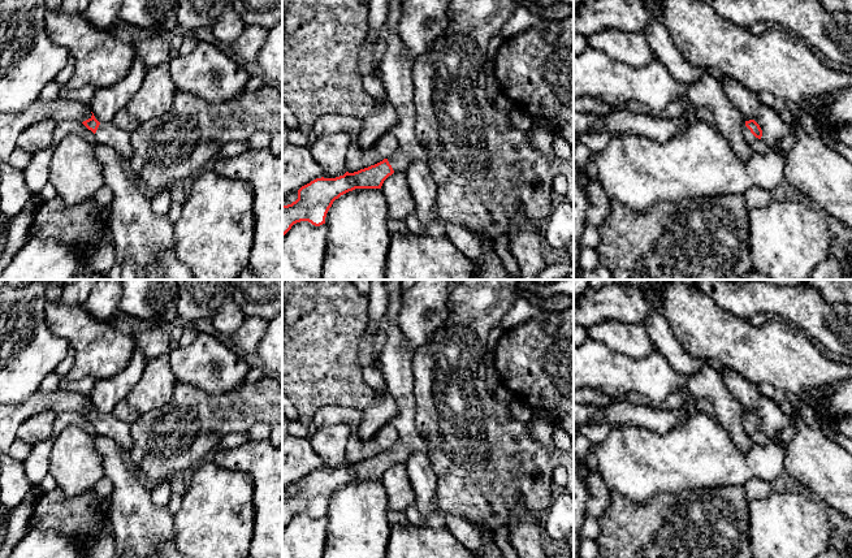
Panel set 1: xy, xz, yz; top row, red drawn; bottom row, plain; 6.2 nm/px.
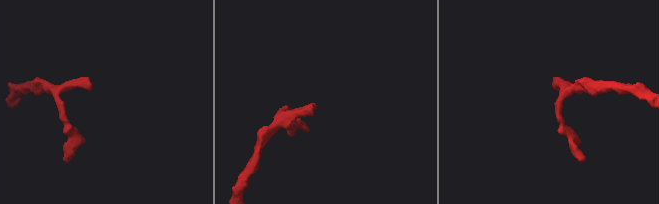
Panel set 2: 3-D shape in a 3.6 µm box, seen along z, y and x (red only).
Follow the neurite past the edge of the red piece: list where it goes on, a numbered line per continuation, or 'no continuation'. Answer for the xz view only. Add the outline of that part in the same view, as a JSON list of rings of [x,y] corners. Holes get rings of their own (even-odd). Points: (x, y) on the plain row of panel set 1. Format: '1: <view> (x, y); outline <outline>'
1: xz (399, 453); outline [[[401,441],[395,442],[388,450],[388,453],[392,457],[394,463],[405,463],[405,464],[410,459],[410,457],[412,455],[412,450]]]

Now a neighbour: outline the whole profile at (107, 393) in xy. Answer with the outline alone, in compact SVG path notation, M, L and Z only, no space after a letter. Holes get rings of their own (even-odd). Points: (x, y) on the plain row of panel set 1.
M137 345L127 367L114 376L95 380L90 401L95 410L101 414L112 414L114 406L126 399L134 385L142 377L147 358Z

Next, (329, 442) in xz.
M345 423L317 427L311 446L324 460L324 470L336 470L346 464L346 446L351 427Z

